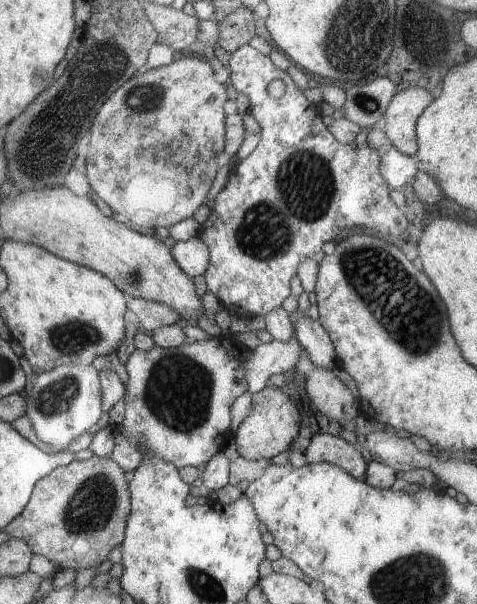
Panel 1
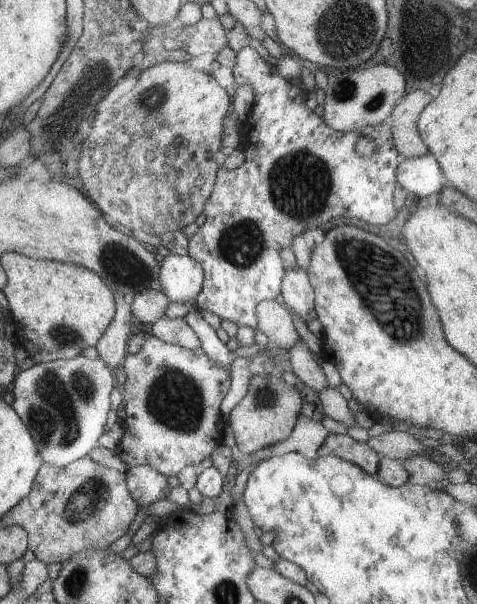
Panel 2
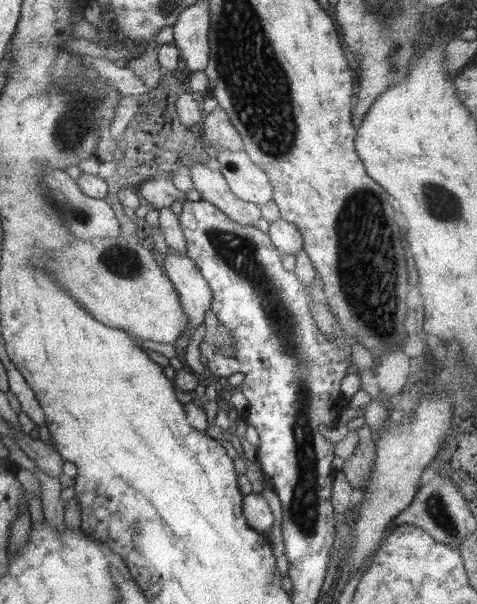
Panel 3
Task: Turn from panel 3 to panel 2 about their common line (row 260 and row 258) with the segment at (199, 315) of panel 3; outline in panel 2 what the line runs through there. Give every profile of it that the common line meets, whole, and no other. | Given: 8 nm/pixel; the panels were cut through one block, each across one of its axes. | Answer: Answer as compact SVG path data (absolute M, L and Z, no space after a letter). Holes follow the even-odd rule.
M171 253L161 262L159 279L170 301L193 301L204 282L203 268L190 255Z

